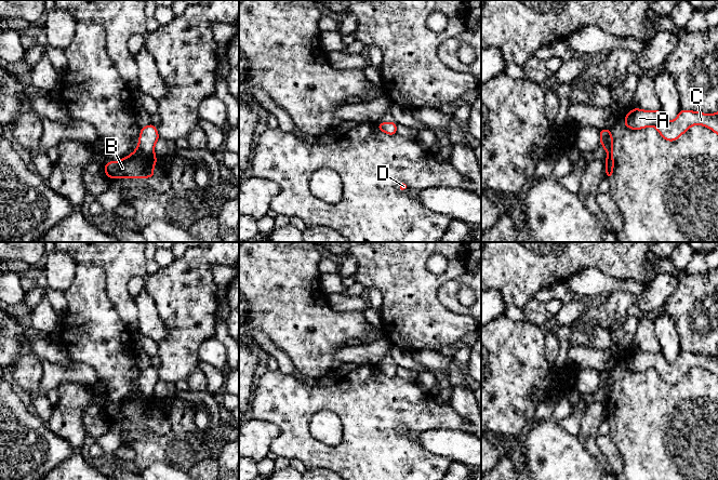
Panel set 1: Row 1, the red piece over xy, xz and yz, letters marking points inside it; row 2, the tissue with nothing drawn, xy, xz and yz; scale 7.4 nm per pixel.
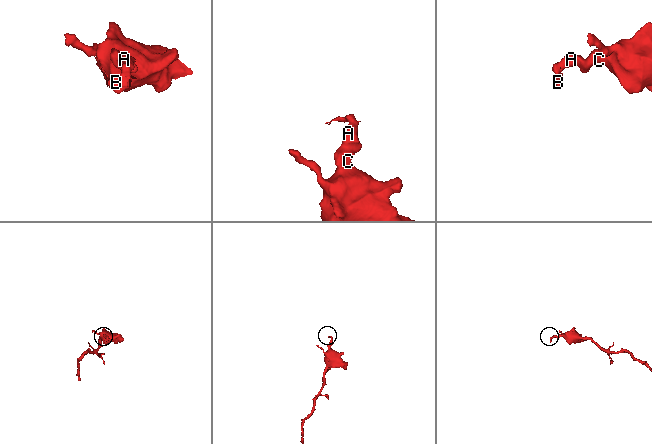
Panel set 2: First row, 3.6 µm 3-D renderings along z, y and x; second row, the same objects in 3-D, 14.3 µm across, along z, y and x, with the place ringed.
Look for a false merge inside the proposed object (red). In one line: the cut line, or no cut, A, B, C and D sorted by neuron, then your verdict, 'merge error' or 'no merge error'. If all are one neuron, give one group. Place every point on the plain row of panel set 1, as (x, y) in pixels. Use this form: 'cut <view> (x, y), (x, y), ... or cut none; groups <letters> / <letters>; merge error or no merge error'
cut xy (137, 386), (144, 395), (153, 396); groups A C D / B; merge error

